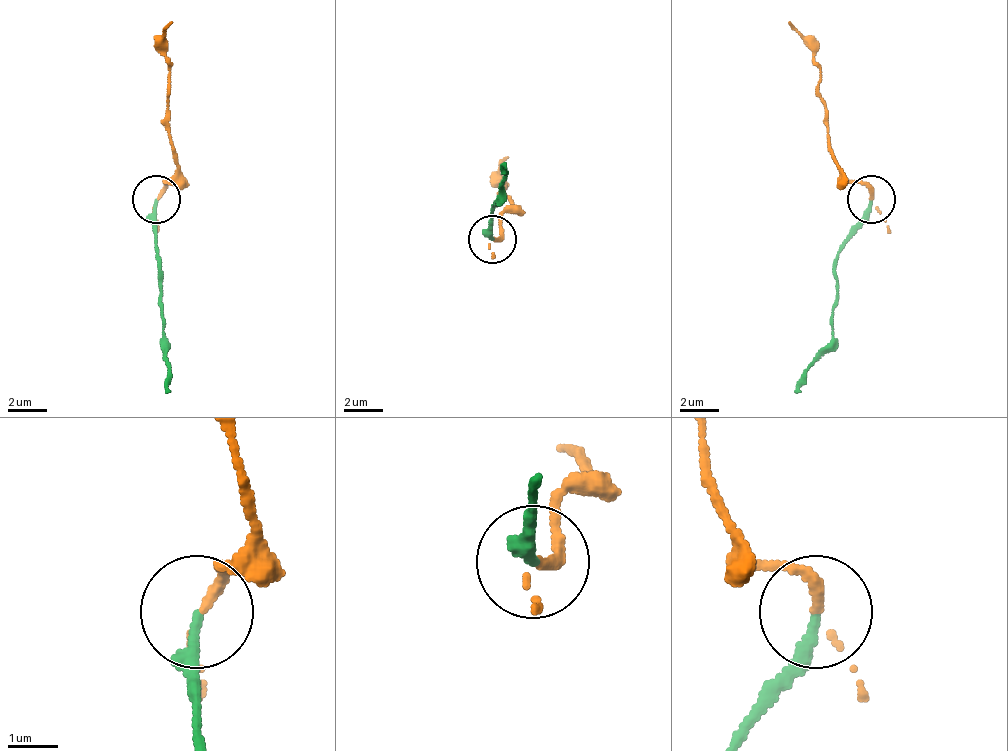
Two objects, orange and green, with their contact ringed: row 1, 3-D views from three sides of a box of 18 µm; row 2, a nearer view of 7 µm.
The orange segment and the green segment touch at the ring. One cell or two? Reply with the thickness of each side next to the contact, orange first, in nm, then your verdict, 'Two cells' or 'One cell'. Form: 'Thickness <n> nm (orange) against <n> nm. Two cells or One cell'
Thickness 150 nm (orange) against 200 nm. Two cells

